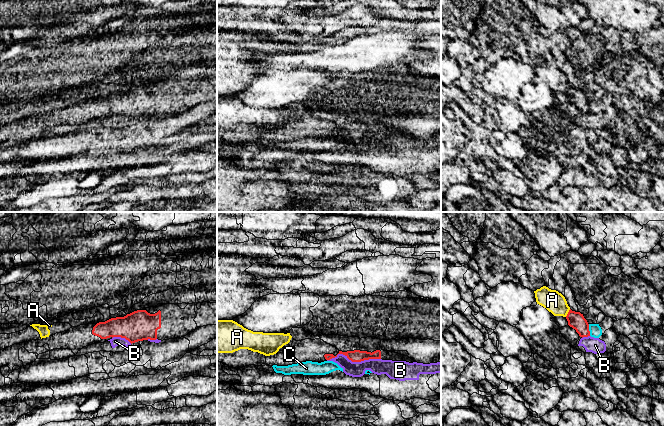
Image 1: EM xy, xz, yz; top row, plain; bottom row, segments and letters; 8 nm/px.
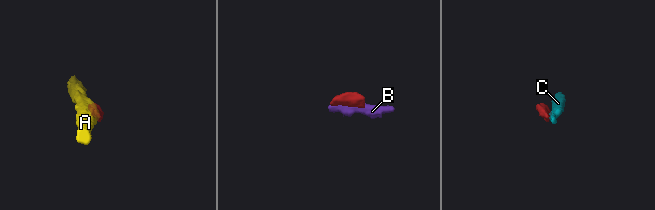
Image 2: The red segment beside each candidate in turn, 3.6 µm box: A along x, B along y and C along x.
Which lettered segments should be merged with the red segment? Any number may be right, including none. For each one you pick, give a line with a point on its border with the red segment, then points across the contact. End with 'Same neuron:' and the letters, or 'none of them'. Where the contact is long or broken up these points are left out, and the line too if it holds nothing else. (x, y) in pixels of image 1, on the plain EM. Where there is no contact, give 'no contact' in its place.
Same neuron: none of them

